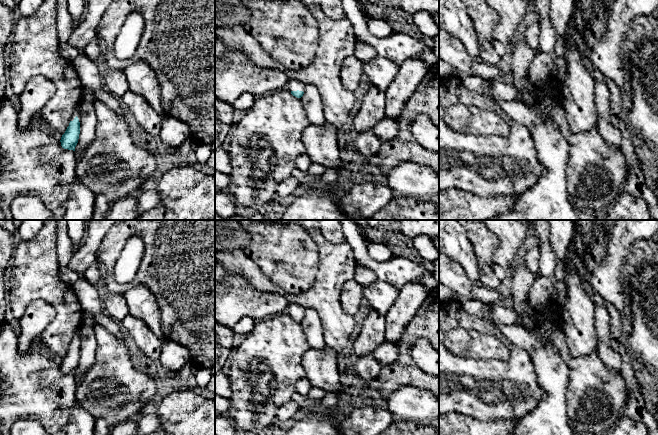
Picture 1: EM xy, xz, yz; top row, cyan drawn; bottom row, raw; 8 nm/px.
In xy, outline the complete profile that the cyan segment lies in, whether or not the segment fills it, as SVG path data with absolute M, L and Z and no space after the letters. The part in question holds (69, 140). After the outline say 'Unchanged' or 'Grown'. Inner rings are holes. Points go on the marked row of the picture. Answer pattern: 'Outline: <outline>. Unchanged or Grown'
Outline: M80 105L75 109L72 114L71 121L65 133L61 137L61 146L64 149L75 151L80 134Z. Grown

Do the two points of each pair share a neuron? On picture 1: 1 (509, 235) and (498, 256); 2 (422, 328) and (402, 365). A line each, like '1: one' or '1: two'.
1: one
2: one

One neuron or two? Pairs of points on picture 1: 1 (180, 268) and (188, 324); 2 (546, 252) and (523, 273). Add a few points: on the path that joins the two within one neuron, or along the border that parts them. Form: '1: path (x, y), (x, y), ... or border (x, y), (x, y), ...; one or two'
1: path (188, 282), (188, 310); one
2: border (536, 275), (530, 288), (528, 299); two

